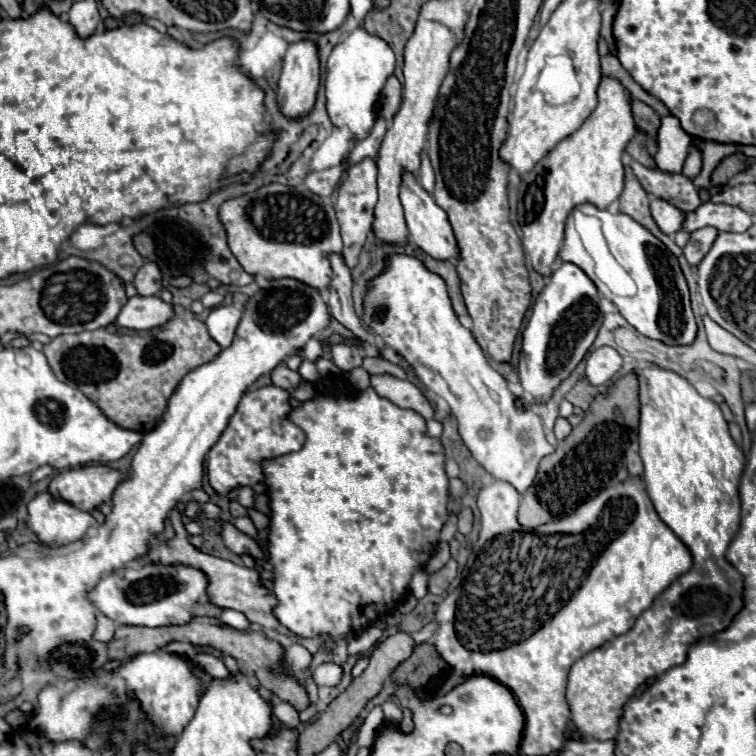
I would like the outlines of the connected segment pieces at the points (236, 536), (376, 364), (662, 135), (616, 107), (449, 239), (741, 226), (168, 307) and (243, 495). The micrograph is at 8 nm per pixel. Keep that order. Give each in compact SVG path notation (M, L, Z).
M223 522L221 524L221 538L223 538L223 544L235 554L249 554L253 558L261 558L263 556L259 544L253 538L245 536L243 532L239 532L231 522Z
M375 356L375 358L365 358L363 360L363 368L369 372L369 374L389 374L389 376L395 376L395 378L407 378L407 372L397 366L397 364L391 364L389 360L381 358L381 356Z
M663 116L657 134L657 150L653 152L659 170L669 174L679 174L687 158L689 144L691 136L681 128L679 120L675 116Z
M603 78L599 86L599 104L591 116L561 140L519 184L519 230L523 234L525 254L531 268L541 276L551 276L551 264L557 260L563 244L563 228L569 212L579 204L593 204L605 210L623 190L621 154L635 136L631 114L631 96L615 78Z
M411 172L403 174L401 204L403 204L403 210L405 210L409 236L421 250L425 250L429 256L433 256L437 260L449 260L449 258L459 256L459 248L457 248L457 242L455 242L455 236L453 236L453 230L451 230L451 224L447 220L445 210L437 206L433 196L427 190L423 190L423 186L417 180L417 176L411 174Z
M705 202L693 212L685 212L683 220L683 230L693 232L697 228L713 226L719 232L745 232L753 224L751 216L741 210L739 206L729 206L729 204L715 204L715 202Z
M135 296L129 298L121 316L117 316L117 324L133 330L151 330L163 326L173 316L175 306L171 302L163 302L159 296Z
M233 488L227 492L229 500L237 500L243 506L251 506L253 504L253 490L251 488Z

